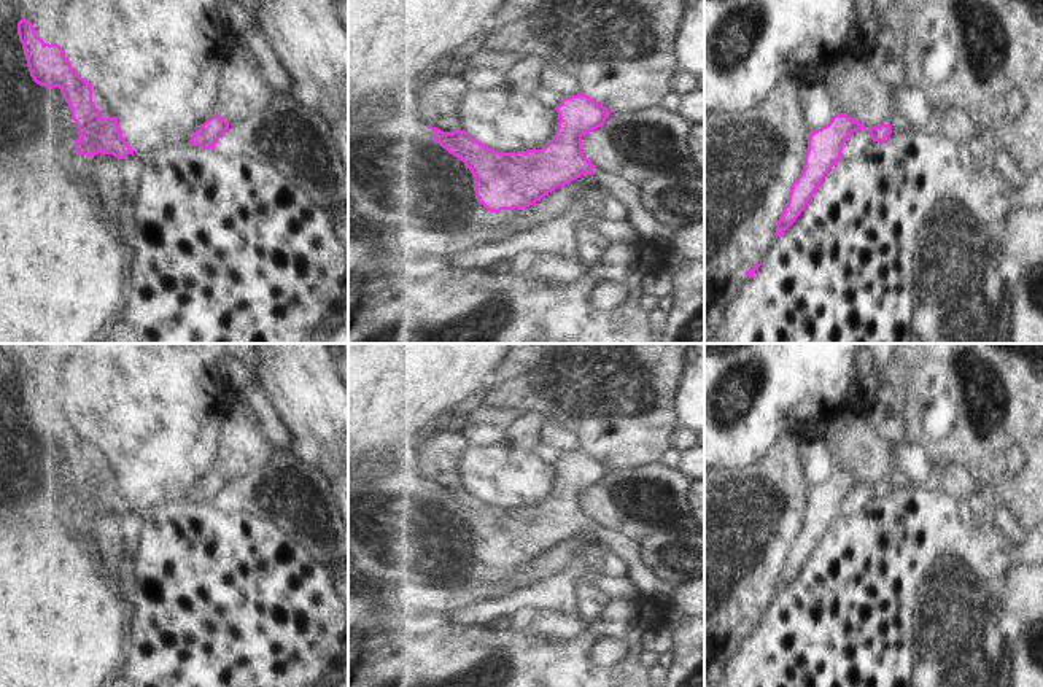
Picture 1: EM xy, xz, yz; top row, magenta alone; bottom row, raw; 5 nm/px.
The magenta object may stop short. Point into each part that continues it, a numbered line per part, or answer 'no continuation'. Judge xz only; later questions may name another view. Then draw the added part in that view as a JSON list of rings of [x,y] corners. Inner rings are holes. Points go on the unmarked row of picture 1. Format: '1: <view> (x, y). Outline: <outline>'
no continuation

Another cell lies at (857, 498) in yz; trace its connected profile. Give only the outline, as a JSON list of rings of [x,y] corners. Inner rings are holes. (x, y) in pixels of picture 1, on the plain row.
[[[868,483],[852,488],[851,493],[843,501],[841,514],[843,515],[854,515],[863,506],[867,506],[870,499],[873,499],[873,496],[868,490]]]

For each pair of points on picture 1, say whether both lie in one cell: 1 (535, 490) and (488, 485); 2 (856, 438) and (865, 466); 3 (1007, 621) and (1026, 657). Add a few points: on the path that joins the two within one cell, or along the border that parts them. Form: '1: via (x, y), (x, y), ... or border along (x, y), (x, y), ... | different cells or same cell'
1: via (523, 485), (500, 485) | same cell
2: via (860, 444), (865, 460) | same cell
3: via (1013, 630), (1026, 643), (1026, 648) | same cell

